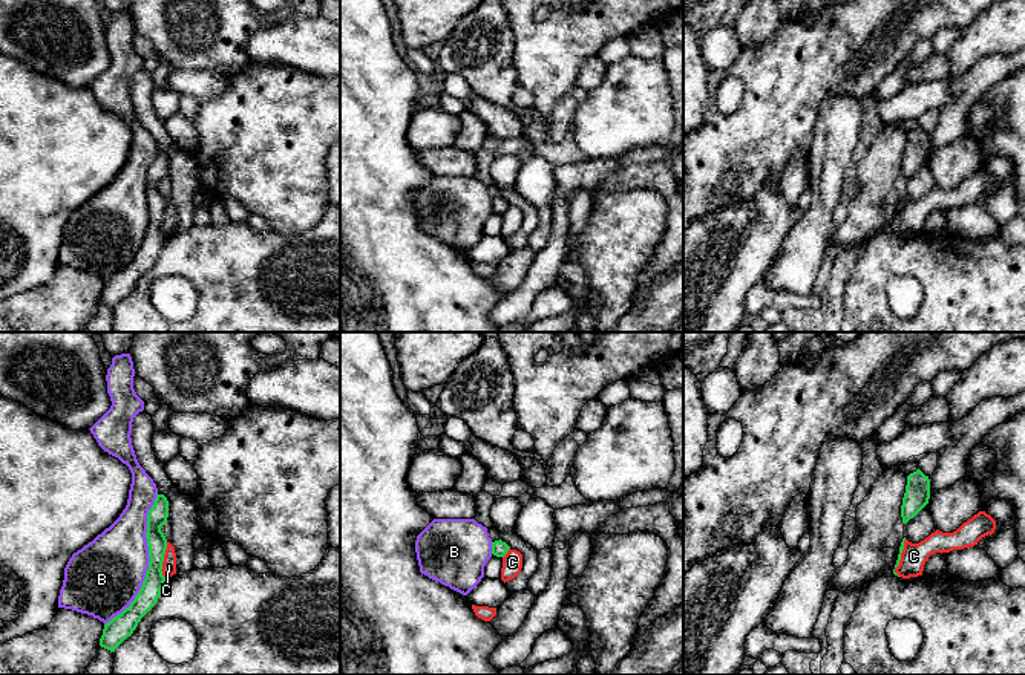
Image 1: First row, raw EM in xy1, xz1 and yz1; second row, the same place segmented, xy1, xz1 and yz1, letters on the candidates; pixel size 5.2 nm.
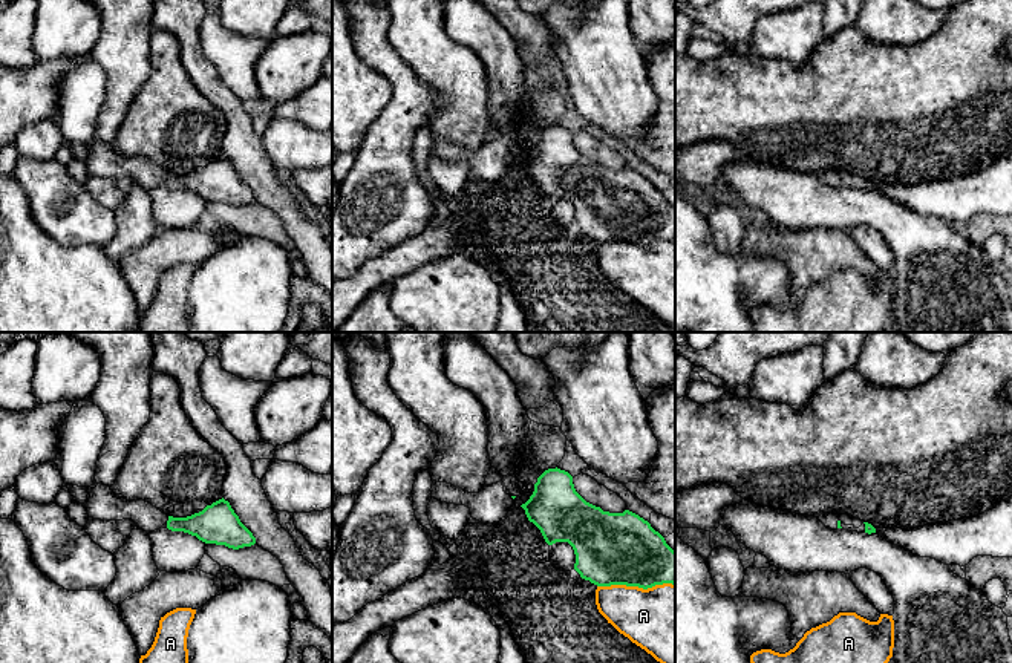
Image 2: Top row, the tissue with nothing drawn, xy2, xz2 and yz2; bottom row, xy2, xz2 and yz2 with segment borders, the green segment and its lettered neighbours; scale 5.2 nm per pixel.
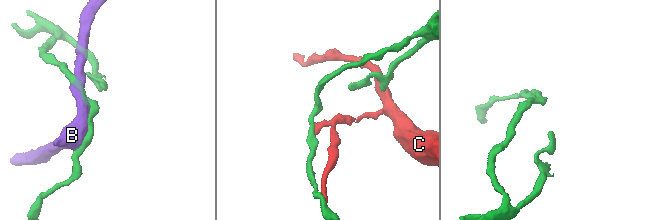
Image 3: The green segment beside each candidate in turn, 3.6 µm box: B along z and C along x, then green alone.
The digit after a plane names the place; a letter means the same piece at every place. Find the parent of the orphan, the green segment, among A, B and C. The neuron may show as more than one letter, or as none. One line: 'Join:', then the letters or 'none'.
Join: none

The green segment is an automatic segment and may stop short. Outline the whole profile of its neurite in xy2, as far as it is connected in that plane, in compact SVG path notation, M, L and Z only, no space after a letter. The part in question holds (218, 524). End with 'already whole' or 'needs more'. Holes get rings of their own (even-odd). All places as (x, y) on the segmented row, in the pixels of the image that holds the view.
M93 484L83 507L89 518L101 521L132 519L144 531L155 531L165 524L171 531L184 531L205 544L225 545L233 550L256 544L253 533L224 498L187 518L167 516L145 501L127 501L116 496L110 487Z; needs more

